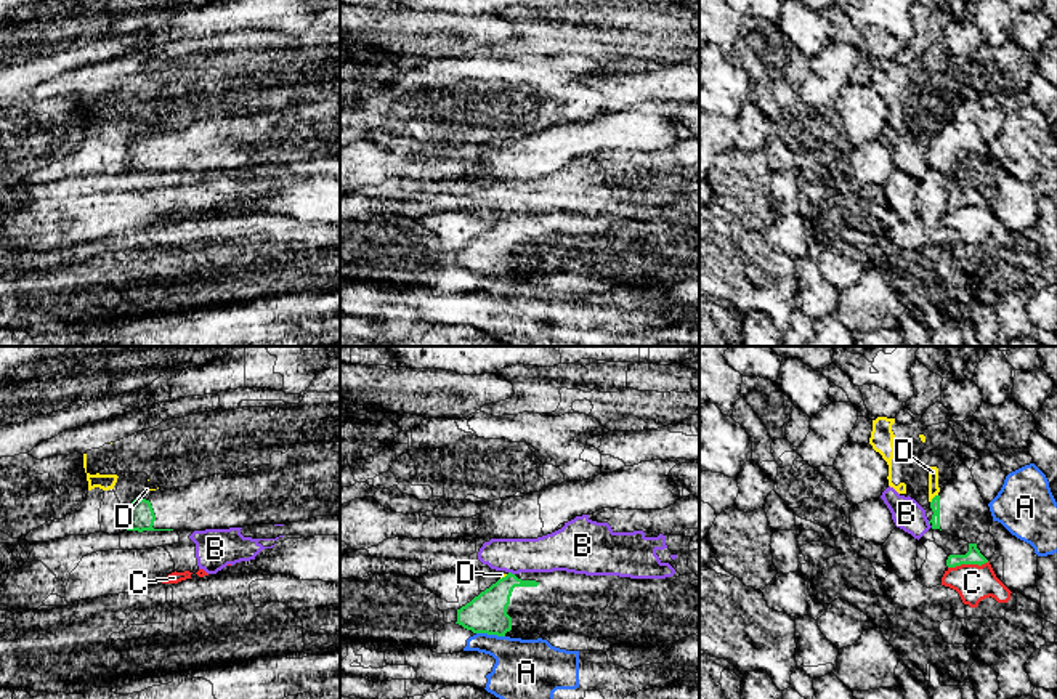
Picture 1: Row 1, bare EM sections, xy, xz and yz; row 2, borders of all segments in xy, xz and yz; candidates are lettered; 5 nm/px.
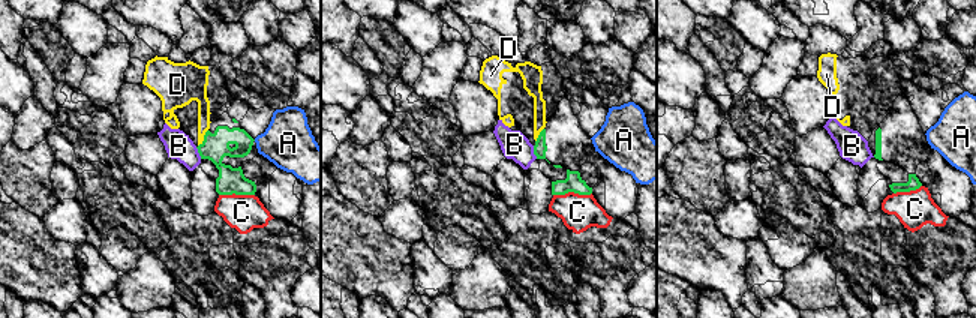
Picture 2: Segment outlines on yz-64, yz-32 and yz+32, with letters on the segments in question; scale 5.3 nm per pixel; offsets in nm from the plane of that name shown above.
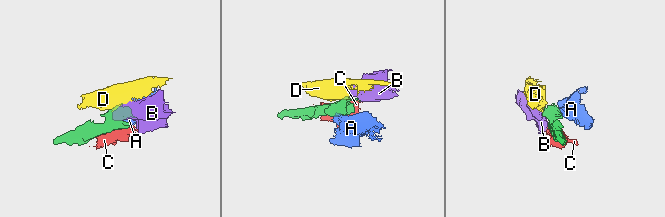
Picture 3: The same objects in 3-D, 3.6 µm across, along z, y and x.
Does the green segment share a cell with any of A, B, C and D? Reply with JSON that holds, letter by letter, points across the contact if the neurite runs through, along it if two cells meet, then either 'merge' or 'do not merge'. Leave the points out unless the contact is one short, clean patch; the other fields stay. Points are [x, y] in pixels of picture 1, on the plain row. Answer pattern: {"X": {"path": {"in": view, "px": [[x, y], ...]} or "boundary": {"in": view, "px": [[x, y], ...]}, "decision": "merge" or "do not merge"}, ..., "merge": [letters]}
{"A": {"boundary": {"in": "xz", "px": [[477, 273], [504, 278]]}, "decision": "do not merge"}, "B": {"decision": "merge"}, "C": {"decision": "do not merge"}, "D": {"boundary": {"in": "yz", "px": [[937, 135], [931, 143]]}, "decision": "do not merge"}, "merge": ["B"]}

